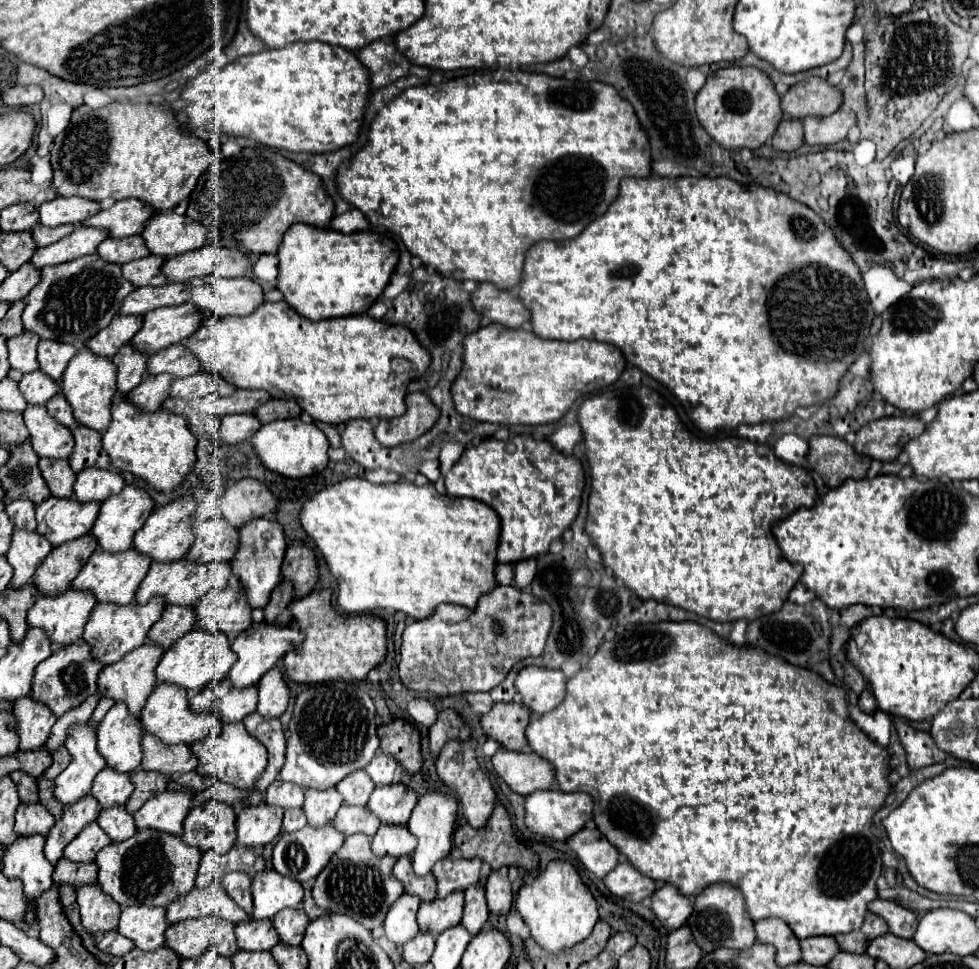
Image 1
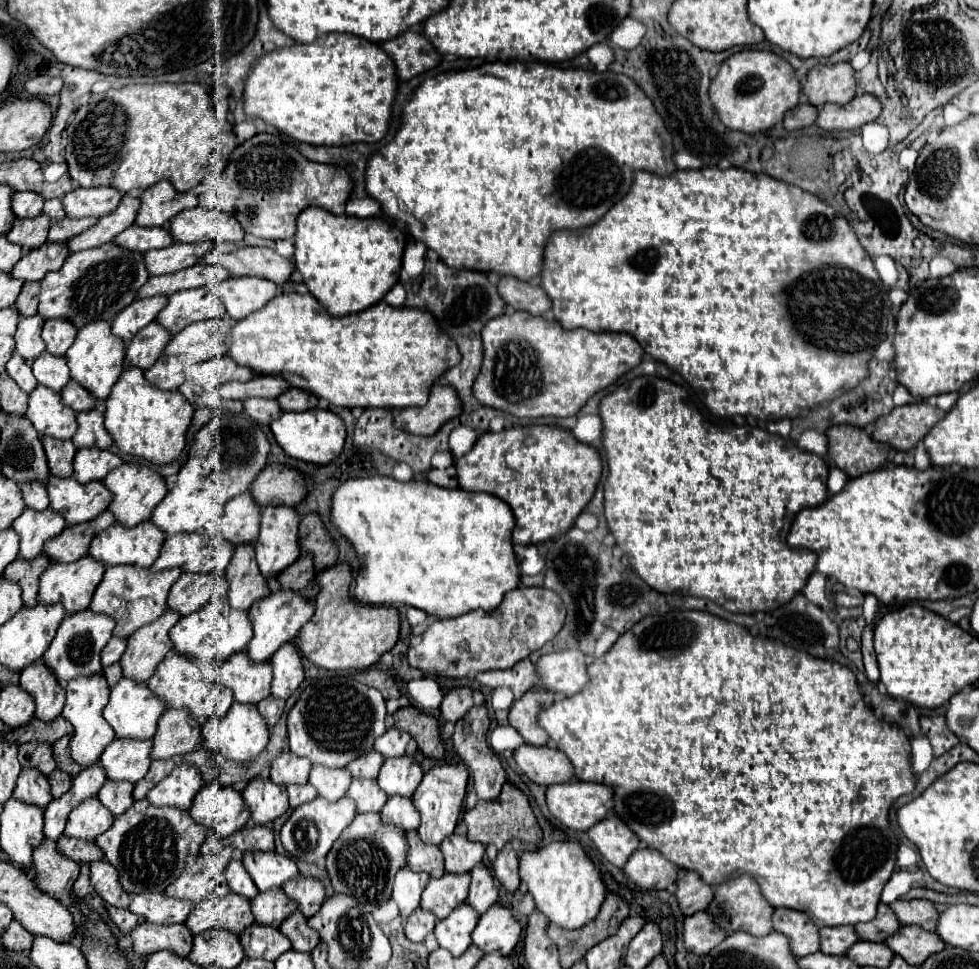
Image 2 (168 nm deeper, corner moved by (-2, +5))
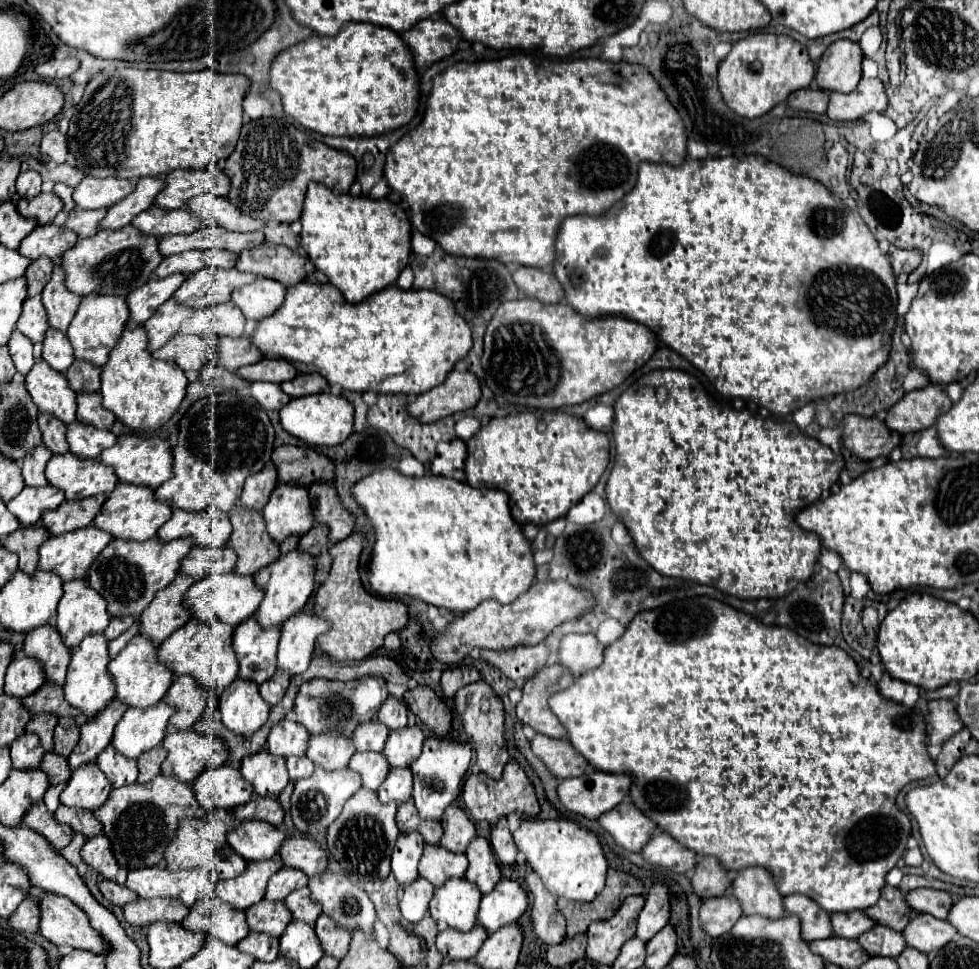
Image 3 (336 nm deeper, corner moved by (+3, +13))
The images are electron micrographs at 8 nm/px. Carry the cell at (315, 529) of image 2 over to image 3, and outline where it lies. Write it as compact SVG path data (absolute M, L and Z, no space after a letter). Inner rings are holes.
M318 481L310 485L310 493L314 495L314 515L318 523L330 525L330 541L346 539L354 529L354 515L342 507L338 493L332 483Z

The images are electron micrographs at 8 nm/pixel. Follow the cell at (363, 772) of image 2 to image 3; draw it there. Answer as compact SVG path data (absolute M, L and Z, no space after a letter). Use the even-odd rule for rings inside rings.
M376 719L360 723L352 735L356 751L382 751L386 739L388 739L386 725L378 723Z

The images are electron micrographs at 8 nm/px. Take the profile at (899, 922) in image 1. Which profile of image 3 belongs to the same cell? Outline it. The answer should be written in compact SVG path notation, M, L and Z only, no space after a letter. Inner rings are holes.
M914 889L906 895L906 901L918 913L930 913L938 919L946 919L950 907L954 905L952 895L948 891L938 891L938 889Z

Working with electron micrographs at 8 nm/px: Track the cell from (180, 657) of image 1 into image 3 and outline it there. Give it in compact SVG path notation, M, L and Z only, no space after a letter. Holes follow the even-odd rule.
M228 571L228 573L210 573L206 577L202 577L200 581L196 581L184 595L184 603L190 607L190 613L194 619L206 621L210 619L210 615L216 615L218 619L238 625L244 619L252 617L258 609L258 603L262 601L262 587L256 585L254 575L238 575L236 571Z

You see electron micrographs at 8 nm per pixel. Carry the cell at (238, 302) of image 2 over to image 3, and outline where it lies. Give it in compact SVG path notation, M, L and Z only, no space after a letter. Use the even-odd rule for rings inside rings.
M258 279L246 287L234 291L232 301L242 309L246 319L266 319L284 303L286 287L272 279Z

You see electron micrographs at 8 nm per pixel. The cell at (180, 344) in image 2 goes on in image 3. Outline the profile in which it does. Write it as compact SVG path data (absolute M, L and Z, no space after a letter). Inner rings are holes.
M232 303L212 305L196 311L190 319L186 319L180 327L180 333L190 335L218 335L218 337L242 337L244 335L244 315Z

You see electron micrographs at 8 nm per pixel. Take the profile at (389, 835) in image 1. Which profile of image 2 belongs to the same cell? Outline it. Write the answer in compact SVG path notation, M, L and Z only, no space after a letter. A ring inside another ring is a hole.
M397 795L387 799L381 811L381 821L383 825L397 825L405 833L419 829L419 813L415 811L411 799L399 799Z

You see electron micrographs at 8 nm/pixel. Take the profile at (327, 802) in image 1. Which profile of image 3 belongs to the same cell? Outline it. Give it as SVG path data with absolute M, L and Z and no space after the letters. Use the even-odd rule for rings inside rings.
M330 729L320 735L308 737L308 759L314 761L314 765L322 765L326 769L338 769L346 767L350 757L354 755L354 743L352 737L344 737L338 729Z

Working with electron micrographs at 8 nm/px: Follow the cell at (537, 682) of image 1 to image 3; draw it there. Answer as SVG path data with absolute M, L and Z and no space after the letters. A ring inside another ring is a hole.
M572 633L566 635L560 643L558 661L566 669L570 669L576 677L598 667L602 659L604 659L604 645L592 633L584 633L584 635Z

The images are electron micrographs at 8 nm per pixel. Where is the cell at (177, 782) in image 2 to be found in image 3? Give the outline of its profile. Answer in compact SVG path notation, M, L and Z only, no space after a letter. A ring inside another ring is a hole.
M192 729L166 733L162 745L168 751L168 757L162 763L162 773L192 783L210 761L214 743L216 737L204 737Z

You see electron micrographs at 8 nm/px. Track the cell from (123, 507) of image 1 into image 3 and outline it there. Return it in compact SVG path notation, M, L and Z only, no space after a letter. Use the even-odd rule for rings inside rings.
M124 433L118 435L116 445L108 447L100 453L100 461L104 465L114 467L116 475L124 483L136 483L136 485L148 485L152 489L158 489L166 479L172 477L172 449L168 439L160 439L158 435L144 437L136 433Z

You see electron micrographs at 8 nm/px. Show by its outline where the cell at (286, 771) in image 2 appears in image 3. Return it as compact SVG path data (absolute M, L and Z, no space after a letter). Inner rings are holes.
M284 717L270 729L268 751L272 755L280 755L280 757L304 755L306 739L308 739L308 731L292 717Z

